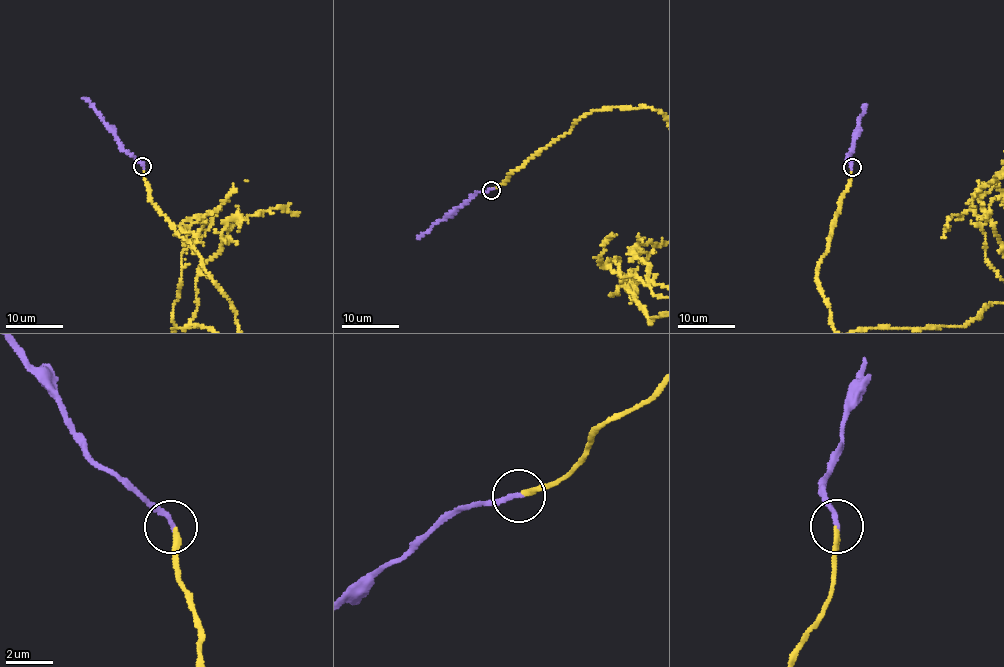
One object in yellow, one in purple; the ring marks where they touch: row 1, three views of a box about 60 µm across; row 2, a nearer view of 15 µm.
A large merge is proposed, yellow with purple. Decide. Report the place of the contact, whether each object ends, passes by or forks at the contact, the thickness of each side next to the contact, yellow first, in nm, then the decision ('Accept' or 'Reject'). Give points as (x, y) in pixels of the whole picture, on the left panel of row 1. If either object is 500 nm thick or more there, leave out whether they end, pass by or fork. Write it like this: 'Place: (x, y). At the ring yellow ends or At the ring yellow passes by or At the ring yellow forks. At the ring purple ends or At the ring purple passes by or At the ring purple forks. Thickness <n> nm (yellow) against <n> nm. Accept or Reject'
Place: (142, 166). At the ring yellow ends. At the ring purple ends. Thickness 200 nm (yellow) against 240 nm. Accept

